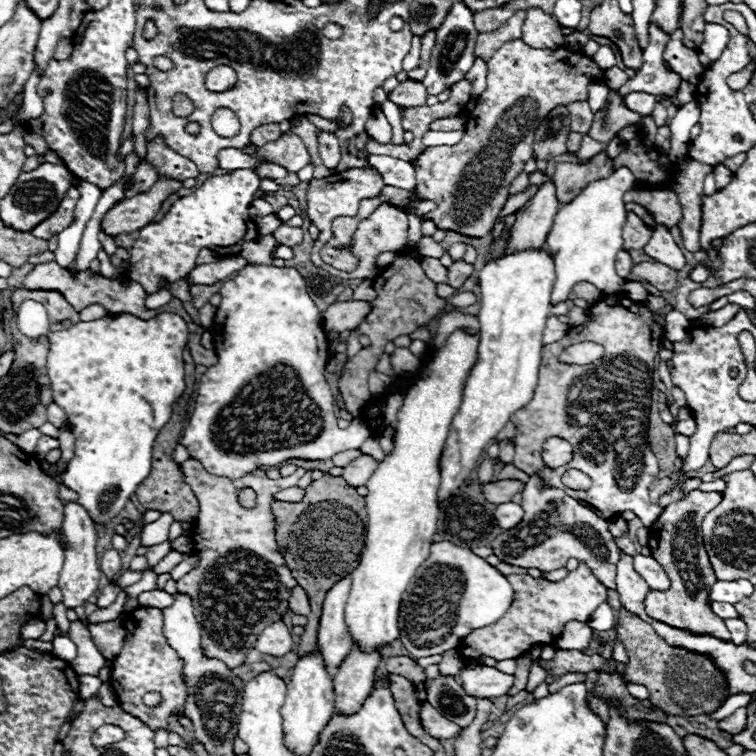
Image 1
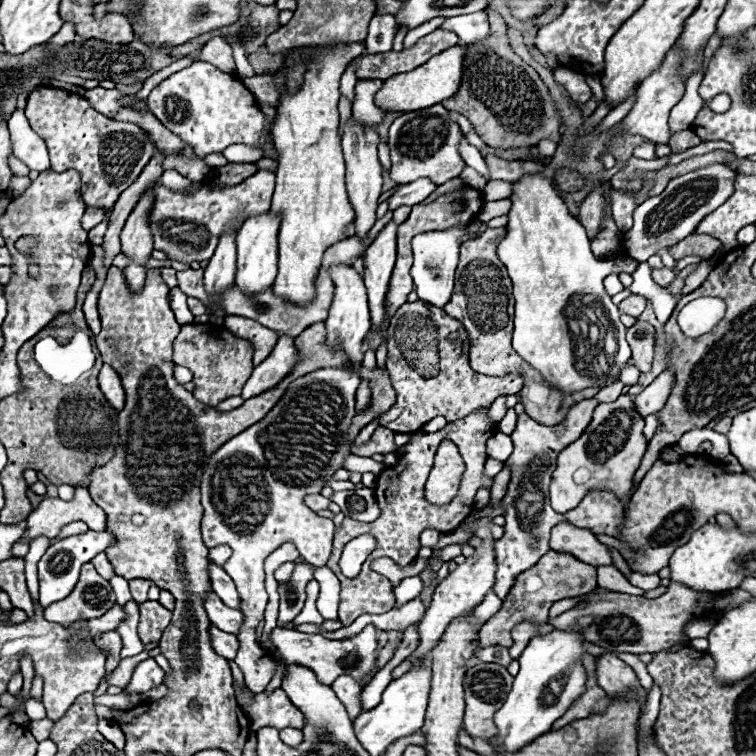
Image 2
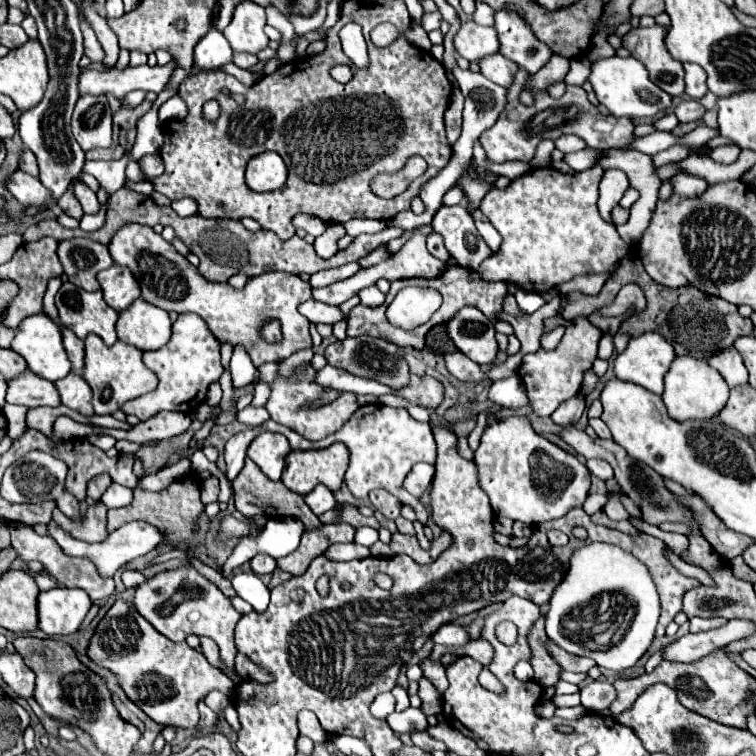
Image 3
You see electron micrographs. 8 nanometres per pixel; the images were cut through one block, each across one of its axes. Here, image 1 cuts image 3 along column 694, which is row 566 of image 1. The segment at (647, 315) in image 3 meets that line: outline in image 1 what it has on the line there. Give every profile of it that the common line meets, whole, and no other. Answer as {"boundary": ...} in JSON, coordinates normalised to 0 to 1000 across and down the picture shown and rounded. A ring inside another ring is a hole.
{"boundary":[[[429,627],[423,635],[415,635],[407,643],[399,664],[362,664],[360,675],[365,683],[365,717],[373,728],[373,735],[378,738],[392,770],[405,780],[410,791],[413,810],[394,854],[394,868],[402,868],[418,852],[431,783],[474,749],[476,730],[481,728],[487,690],[484,664],[481,656],[476,656],[468,643],[458,640],[452,630]]]}

